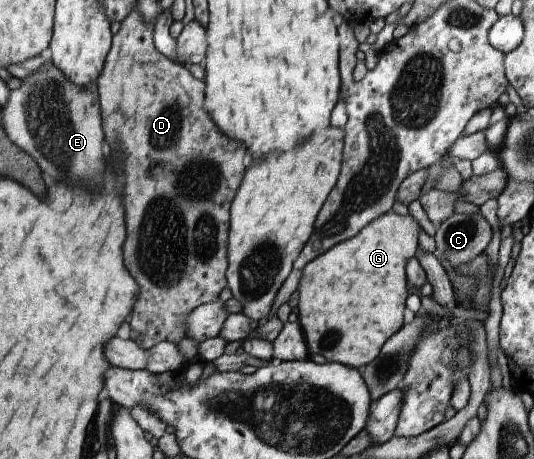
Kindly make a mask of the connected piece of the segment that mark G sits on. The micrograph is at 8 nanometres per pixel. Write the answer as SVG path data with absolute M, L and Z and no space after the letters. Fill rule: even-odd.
M390 210L373 219L355 236L336 244L306 264L298 284L299 304L297 307L299 308L298 322L303 329L310 356L318 353L318 355L324 355L328 362L340 362L341 364L357 369L362 369L378 357L384 343L404 325L404 308L406 307L406 298L409 296L406 264L409 259L412 259L416 255L417 248L419 247L418 234L420 233L420 229L420 224L418 224L418 221L411 214L400 215Z

